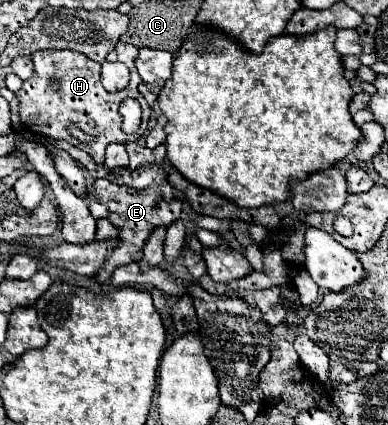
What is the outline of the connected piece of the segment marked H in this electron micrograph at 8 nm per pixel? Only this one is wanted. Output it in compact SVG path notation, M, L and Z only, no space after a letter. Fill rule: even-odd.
M118 42L116 48L108 54L108 60L124 62L130 68L130 74L132 74L132 80L130 80L126 90L122 90L118 94L108 94L100 84L100 64L86 58L84 54L72 52L72 50L34 52L32 54L34 74L32 74L32 78L24 80L22 88L16 92L16 98L20 100L20 120L22 120L22 124L34 134L40 134L40 136L46 136L46 138L52 138L52 140L66 140L66 142L70 142L68 124L74 124L82 132L94 136L94 142L84 144L84 142L74 140L70 144L86 150L96 164L104 164L104 154L106 154L108 144L112 144L112 142L136 142L140 136L144 136L144 132L148 128L148 118L150 118L152 110L138 92L138 84L142 82L142 78L138 76L136 66L134 66L136 56L138 56L138 48L134 48L132 44L124 44L124 42ZM52 80L58 80L58 88L50 86ZM124 98L136 98L142 106L142 126L134 134L124 134L120 130L122 118L118 114L118 106ZM88 120L94 120L96 126L90 128Z

